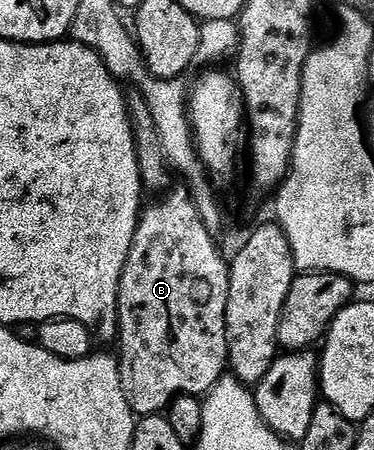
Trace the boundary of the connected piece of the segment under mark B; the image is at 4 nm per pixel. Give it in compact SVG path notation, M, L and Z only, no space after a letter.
M175 189L139 214L135 242L119 284L119 374L125 399L136 418L162 414L177 397L198 397L211 392L228 368L226 301L229 299L228 262L215 246L212 230L205 227L192 194Z

